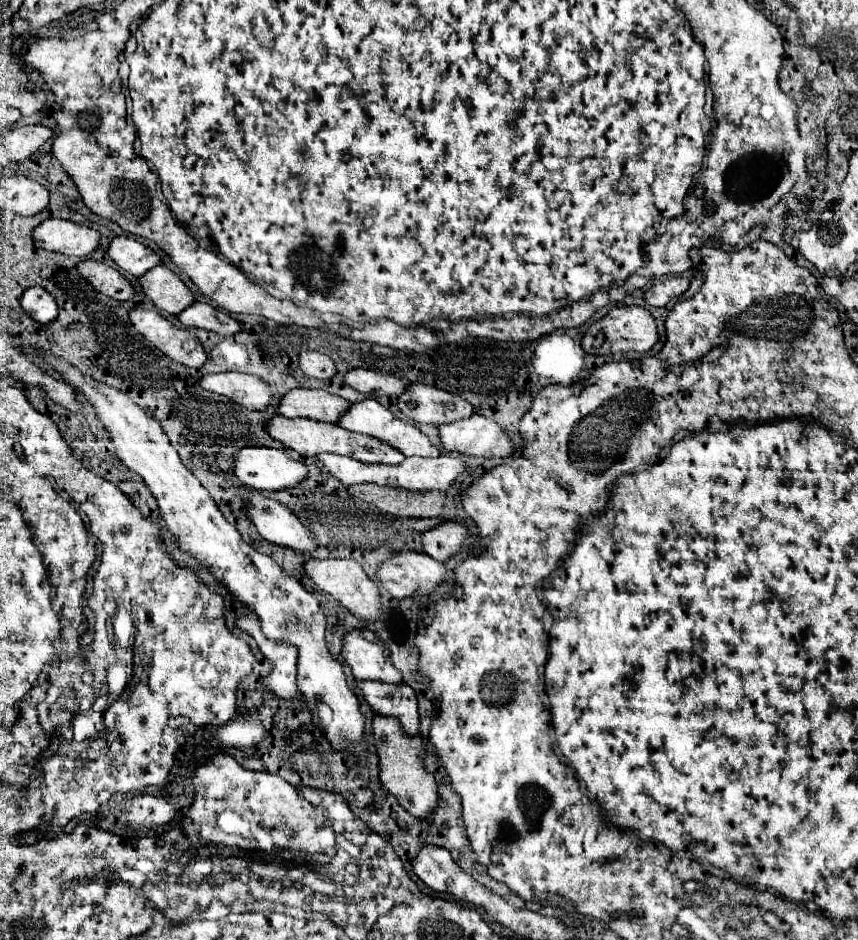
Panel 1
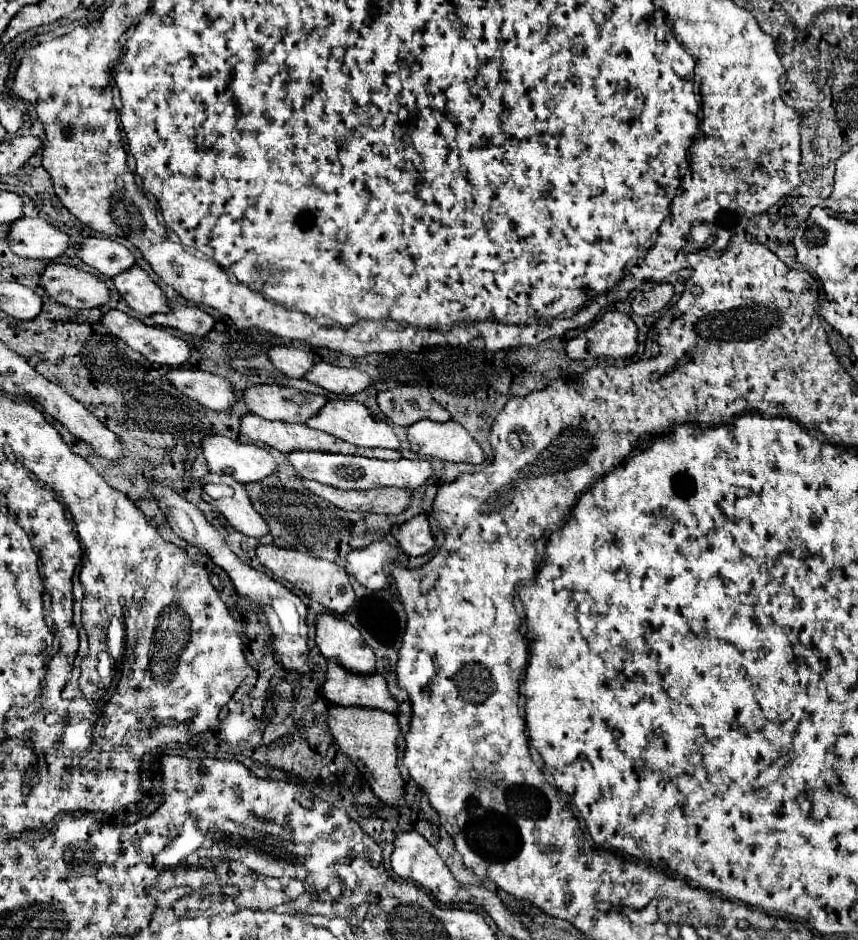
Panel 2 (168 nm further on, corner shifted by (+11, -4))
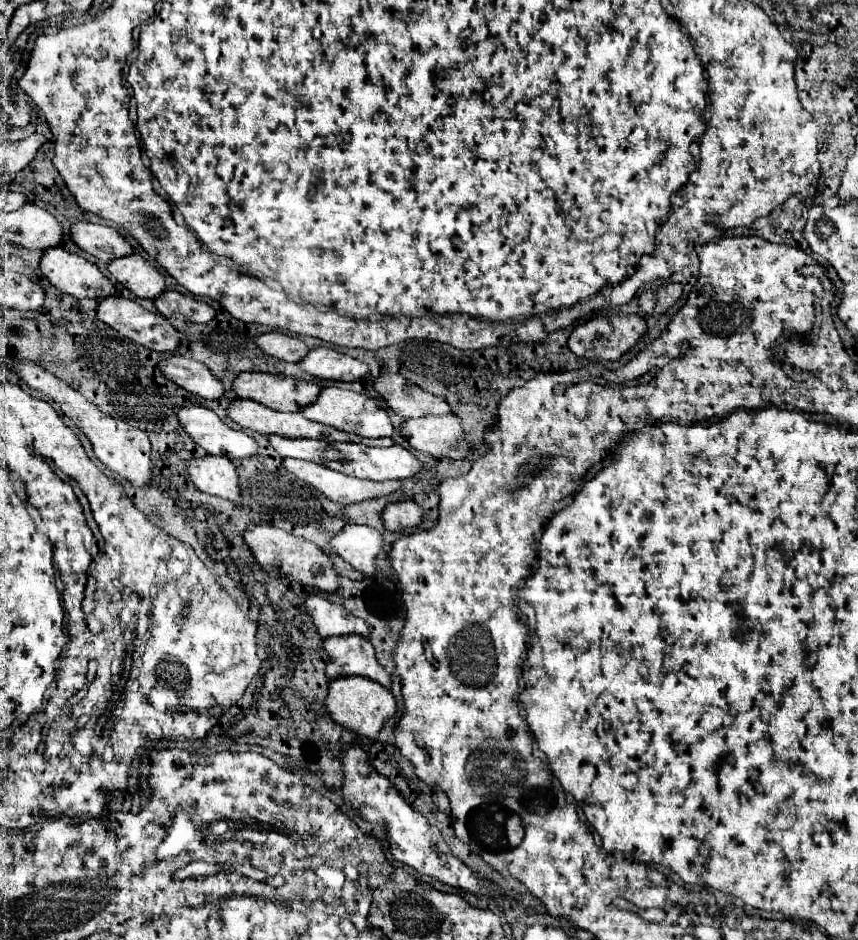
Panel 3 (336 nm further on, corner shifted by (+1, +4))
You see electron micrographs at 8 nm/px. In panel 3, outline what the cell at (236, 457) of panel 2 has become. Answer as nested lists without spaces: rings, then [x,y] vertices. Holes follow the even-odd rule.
[[[188,404],[176,406],[174,412],[184,432],[208,454],[228,458],[248,458],[256,454],[256,442],[248,434],[226,426],[212,410]]]

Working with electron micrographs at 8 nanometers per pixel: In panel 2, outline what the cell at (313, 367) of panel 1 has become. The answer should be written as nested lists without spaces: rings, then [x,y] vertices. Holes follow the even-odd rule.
[[[274,346],[270,350],[270,360],[280,372],[292,378],[304,378],[310,366],[314,366],[312,354],[292,346]]]

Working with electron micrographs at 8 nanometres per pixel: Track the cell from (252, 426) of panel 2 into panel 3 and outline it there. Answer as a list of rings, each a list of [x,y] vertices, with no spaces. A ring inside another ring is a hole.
[[[232,400],[230,406],[226,408],[226,414],[230,420],[234,420],[238,426],[242,428],[250,428],[250,430],[256,430],[264,436],[268,434],[282,434],[286,438],[324,438],[324,440],[336,440],[336,442],[356,442],[356,444],[364,444],[364,446],[392,446],[392,438],[362,438],[362,436],[356,436],[356,434],[348,434],[348,432],[342,432],[342,430],[336,430],[332,426],[326,426],[326,424],[318,424],[318,422],[312,422],[308,418],[304,418],[300,412],[276,412],[268,406],[262,406],[254,400]]]

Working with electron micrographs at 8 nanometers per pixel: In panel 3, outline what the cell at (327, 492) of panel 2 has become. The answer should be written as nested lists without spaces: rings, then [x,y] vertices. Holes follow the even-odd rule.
[[[284,458],[282,464],[290,474],[294,474],[296,478],[314,486],[332,502],[340,502],[344,506],[354,504],[354,502],[362,502],[368,498],[392,494],[394,490],[402,488],[400,480],[390,480],[390,482],[360,480],[360,478],[352,478],[352,476],[346,476],[342,472],[324,468],[324,466],[316,466],[308,460]]]

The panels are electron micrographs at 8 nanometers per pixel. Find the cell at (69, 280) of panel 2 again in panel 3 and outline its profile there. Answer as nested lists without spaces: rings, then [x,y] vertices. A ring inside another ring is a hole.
[[[62,246],[44,252],[40,270],[52,286],[74,298],[102,300],[114,294],[114,284],[96,268],[96,264],[66,252]]]

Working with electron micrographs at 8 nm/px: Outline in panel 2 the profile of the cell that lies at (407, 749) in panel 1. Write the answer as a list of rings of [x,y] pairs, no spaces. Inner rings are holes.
[[[332,704],[330,710],[330,730],[334,734],[336,744],[340,750],[358,766],[358,770],[368,778],[368,784],[372,792],[384,802],[392,806],[404,806],[406,790],[404,780],[396,766],[396,754],[398,754],[398,736],[400,726],[394,714],[388,714],[384,710],[366,710],[366,708],[346,708]]]

